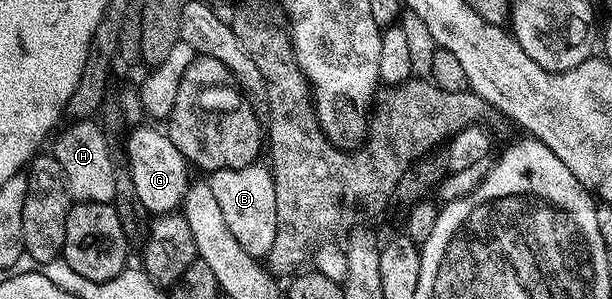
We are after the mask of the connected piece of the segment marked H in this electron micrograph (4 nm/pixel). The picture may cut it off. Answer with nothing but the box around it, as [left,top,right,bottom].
[53,120,117,203]

